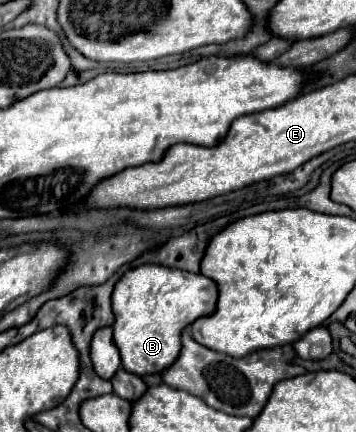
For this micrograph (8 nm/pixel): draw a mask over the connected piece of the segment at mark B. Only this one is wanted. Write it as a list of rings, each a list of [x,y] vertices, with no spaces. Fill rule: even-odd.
[[[141,265],[127,271],[113,291],[113,341],[121,353],[121,367],[133,375],[161,373],[181,353],[181,335],[191,321],[213,315],[217,309],[217,285],[205,275],[161,265]]]

